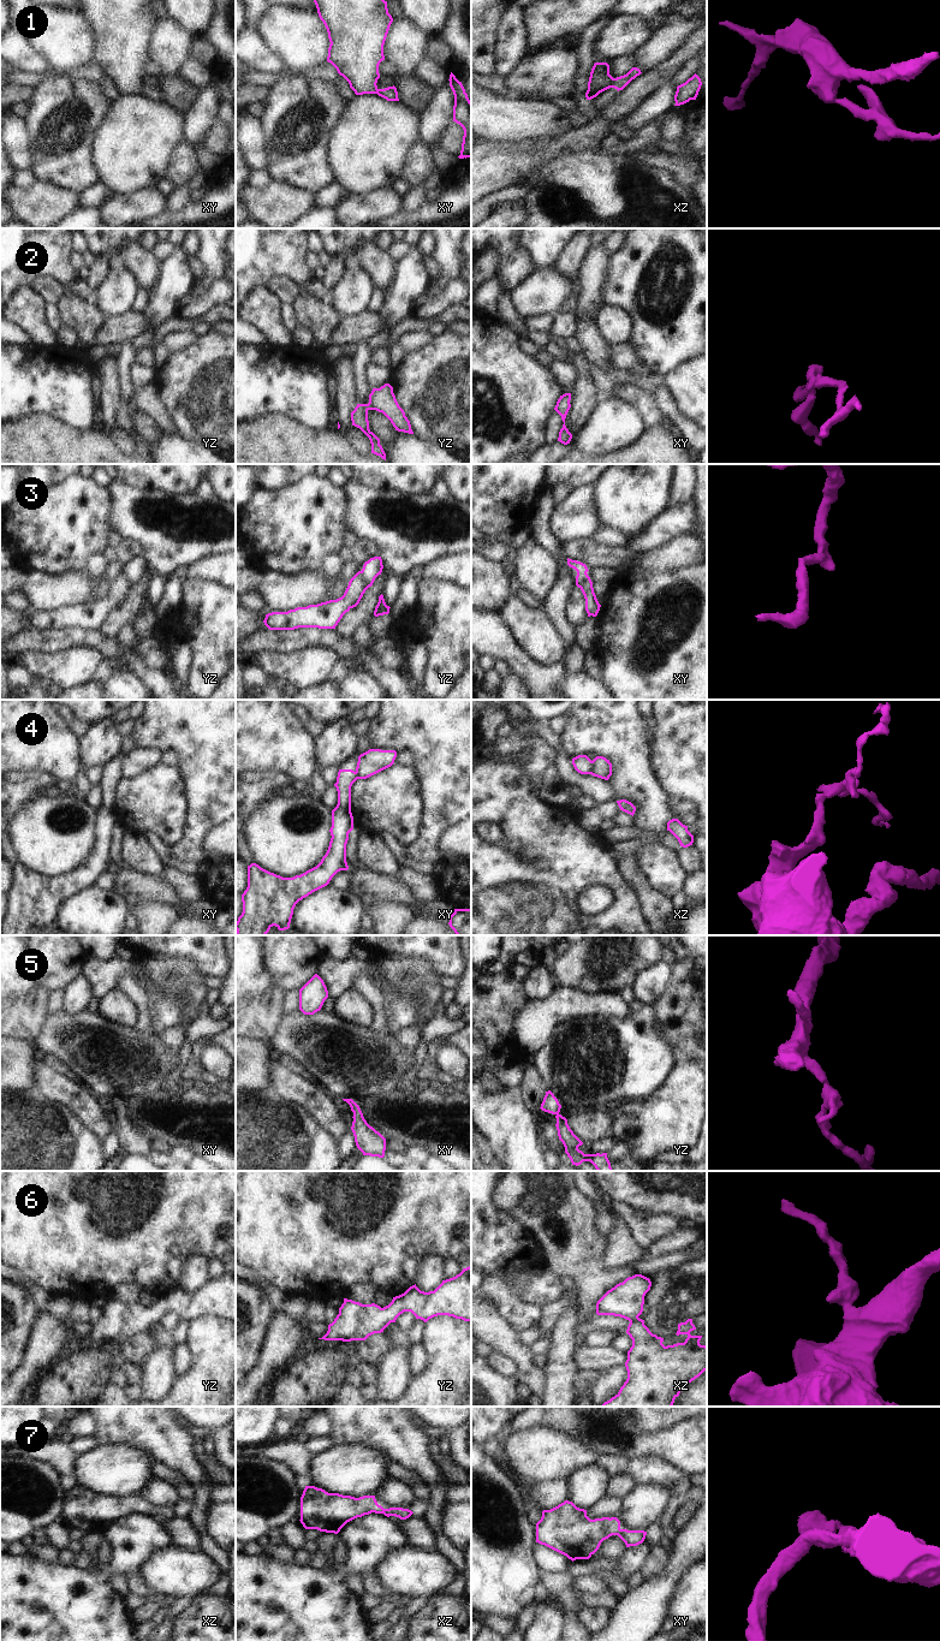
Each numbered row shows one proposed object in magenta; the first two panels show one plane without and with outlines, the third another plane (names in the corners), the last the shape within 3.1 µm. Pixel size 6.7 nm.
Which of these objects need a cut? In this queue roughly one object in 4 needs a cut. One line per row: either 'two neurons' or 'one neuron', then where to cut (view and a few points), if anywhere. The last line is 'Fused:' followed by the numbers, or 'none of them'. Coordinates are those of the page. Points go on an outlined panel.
1: two neurons; cut xz (614, 78), (610, 87)
2: one neuron; cut none
3: one neuron; cut none
4: two neurons; cut xz (592, 761), (589, 773)
5: one neuron; cut none
6: one neuron; cut none
7: one neuron; cut none
Fused: 1, 4

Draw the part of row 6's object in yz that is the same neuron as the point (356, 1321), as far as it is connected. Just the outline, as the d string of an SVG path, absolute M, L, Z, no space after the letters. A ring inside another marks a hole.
M471 1266L463 1268L456 1277L442 1280L434 1291L421 1291L415 1284L404 1294L393 1297L392 1302L383 1308L375 1303L362 1304L344 1298L344 1303L339 1308L339 1314L334 1321L328 1325L327 1333L319 1339L343 1342L365 1340L374 1333L383 1332L383 1330L391 1322L395 1322L397 1318L404 1312L411 1312L416 1319L421 1319L424 1322L438 1315L448 1315L464 1321L471 1321Z

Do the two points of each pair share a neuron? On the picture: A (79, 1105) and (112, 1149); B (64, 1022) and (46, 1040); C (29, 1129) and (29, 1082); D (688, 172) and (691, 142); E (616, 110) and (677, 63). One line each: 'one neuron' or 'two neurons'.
A: two neurons
B: one neuron
C: two neurons
D: two neurons
E: one neuron

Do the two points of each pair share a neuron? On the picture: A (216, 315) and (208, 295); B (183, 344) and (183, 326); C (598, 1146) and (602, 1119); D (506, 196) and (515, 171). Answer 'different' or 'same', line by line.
A: different
B: different
C: different
D: different

